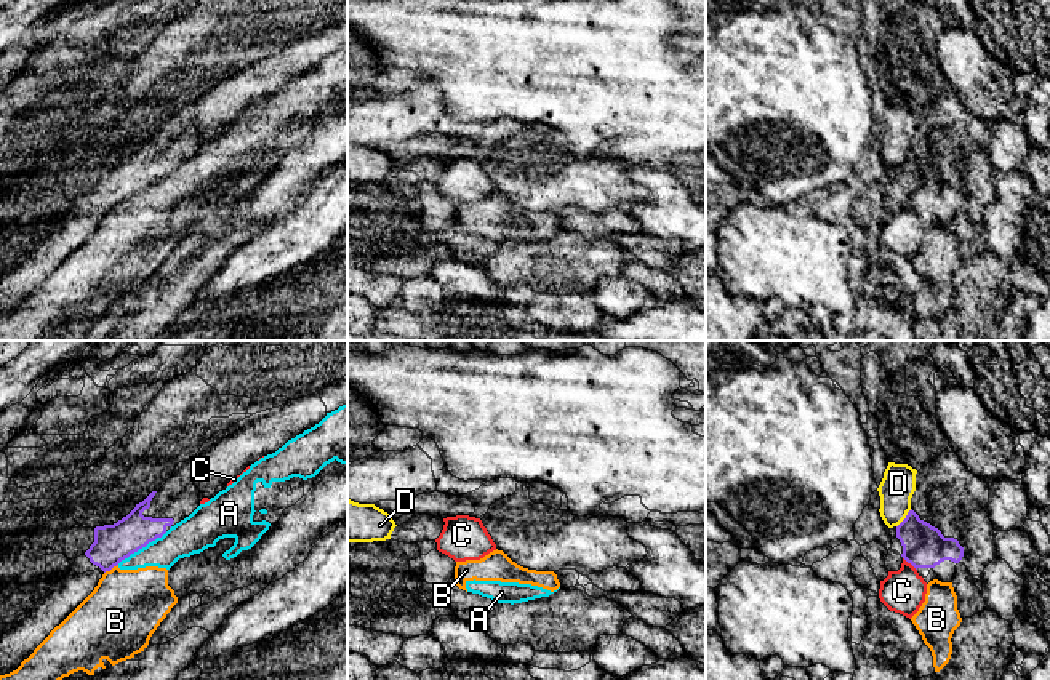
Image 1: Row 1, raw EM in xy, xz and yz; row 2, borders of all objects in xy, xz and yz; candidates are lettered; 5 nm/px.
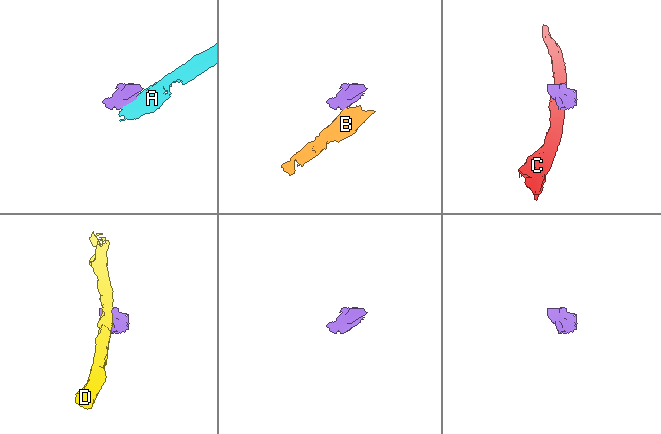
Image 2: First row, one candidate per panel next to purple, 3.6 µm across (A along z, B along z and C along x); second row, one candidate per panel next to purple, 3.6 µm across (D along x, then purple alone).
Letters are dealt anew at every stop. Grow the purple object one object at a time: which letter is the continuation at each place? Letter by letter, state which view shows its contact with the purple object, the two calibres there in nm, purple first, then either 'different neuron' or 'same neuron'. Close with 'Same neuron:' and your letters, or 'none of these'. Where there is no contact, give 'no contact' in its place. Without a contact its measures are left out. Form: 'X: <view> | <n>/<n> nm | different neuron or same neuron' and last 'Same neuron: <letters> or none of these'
A: xy | 190/180 nm | different neuron
B: xy | 190/380 nm | different neuron
C: yz | 220/220 nm | different neuron
D: yz | 220/170 nm | different neuron
Same neuron: none of these

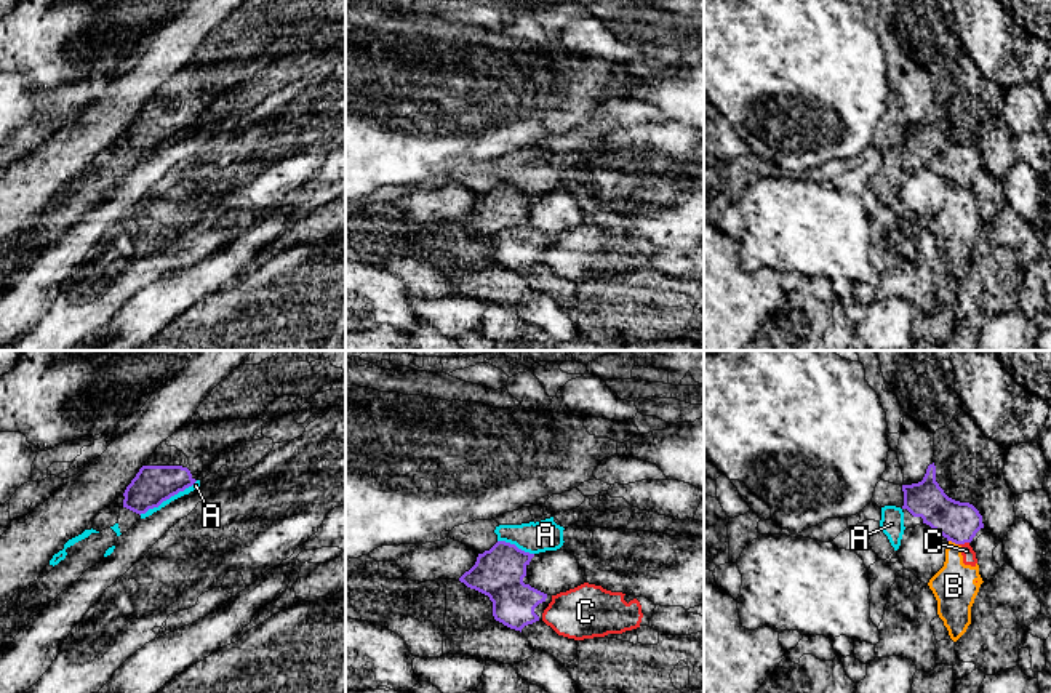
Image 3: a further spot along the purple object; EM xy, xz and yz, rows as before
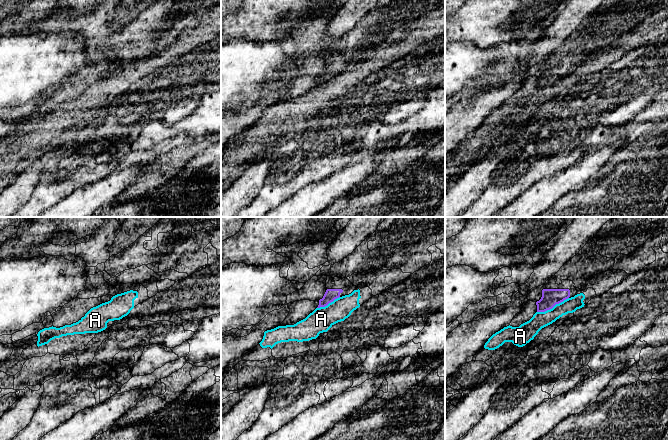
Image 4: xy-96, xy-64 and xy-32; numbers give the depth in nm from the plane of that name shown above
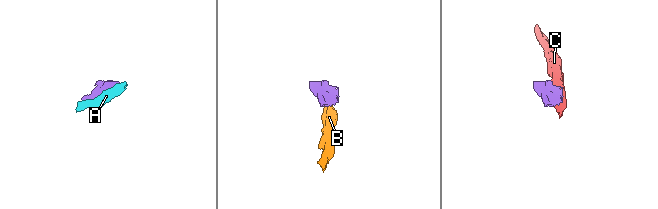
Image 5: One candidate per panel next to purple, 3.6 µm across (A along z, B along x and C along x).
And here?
A: xy | 200/40 nm | different neuron
B: yz | 200/220 nm | different neuron
C: yz | 200/70 nm | different neuron
Same neuron: none of these

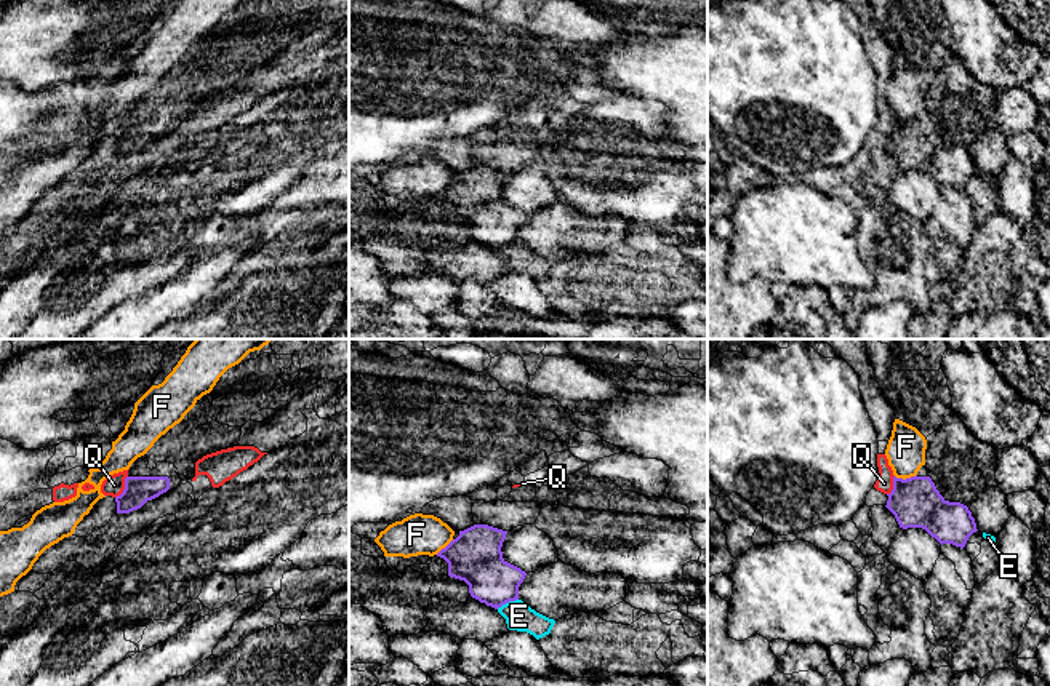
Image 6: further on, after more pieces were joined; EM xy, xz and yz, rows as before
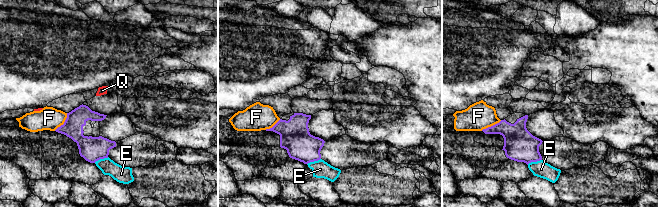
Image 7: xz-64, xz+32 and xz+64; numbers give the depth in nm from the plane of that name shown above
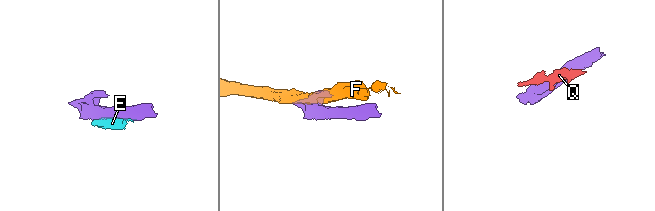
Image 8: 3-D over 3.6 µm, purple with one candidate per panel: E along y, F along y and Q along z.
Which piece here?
E: xz | 240/150 nm | different neuron
F: yz | 260/190 nm | different neuron
Q: xy | 140/110 nm | different neuron
Same neuron: none of these

